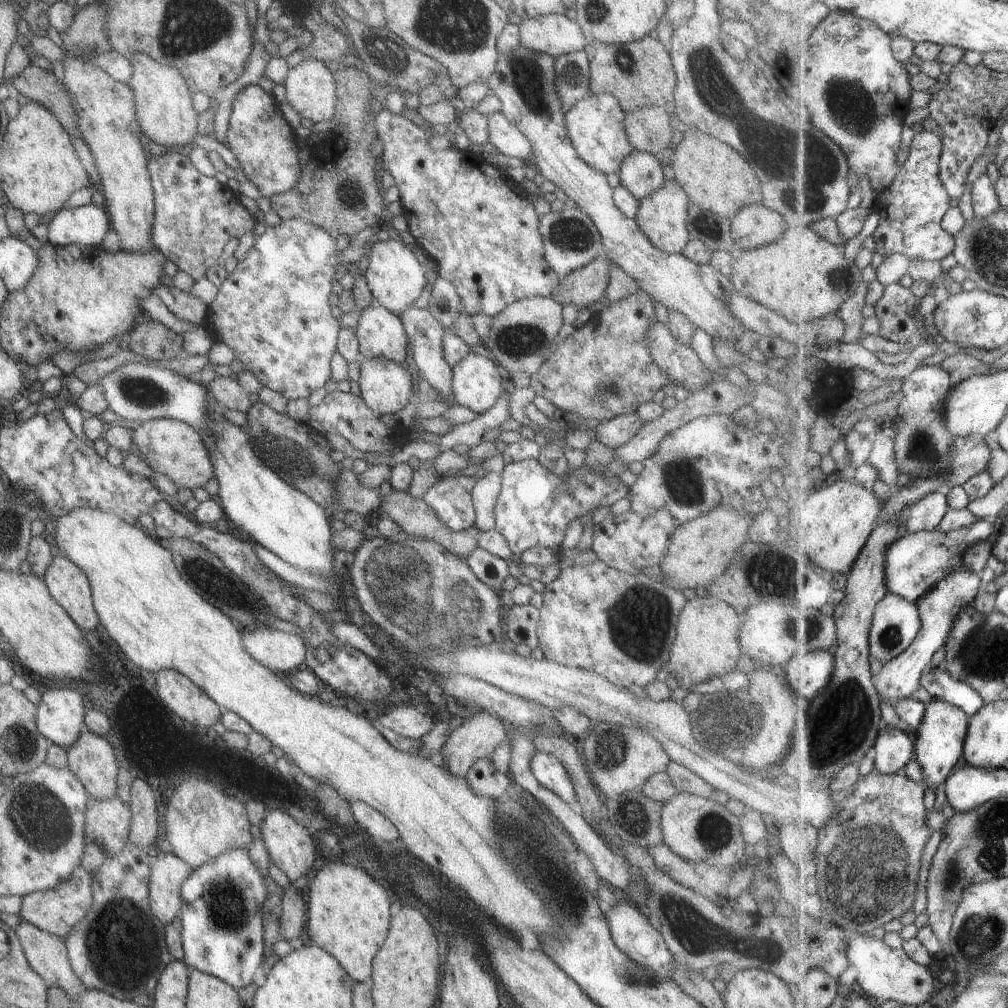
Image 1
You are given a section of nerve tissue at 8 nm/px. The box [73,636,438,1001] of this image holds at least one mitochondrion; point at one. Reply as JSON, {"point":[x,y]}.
{"point":[125,946]}

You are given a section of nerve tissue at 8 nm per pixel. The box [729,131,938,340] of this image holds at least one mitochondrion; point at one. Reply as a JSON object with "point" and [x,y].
{"point":[838,278]}

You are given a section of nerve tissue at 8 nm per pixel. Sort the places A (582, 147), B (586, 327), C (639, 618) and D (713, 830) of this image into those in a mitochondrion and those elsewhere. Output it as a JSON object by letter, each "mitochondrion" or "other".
{"A":"other","B":"other","C":"mitochondrion","D":"mitochondrion"}

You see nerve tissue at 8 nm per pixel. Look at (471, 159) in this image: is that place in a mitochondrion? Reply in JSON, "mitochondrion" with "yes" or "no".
{"mitochondrion":"no"}

